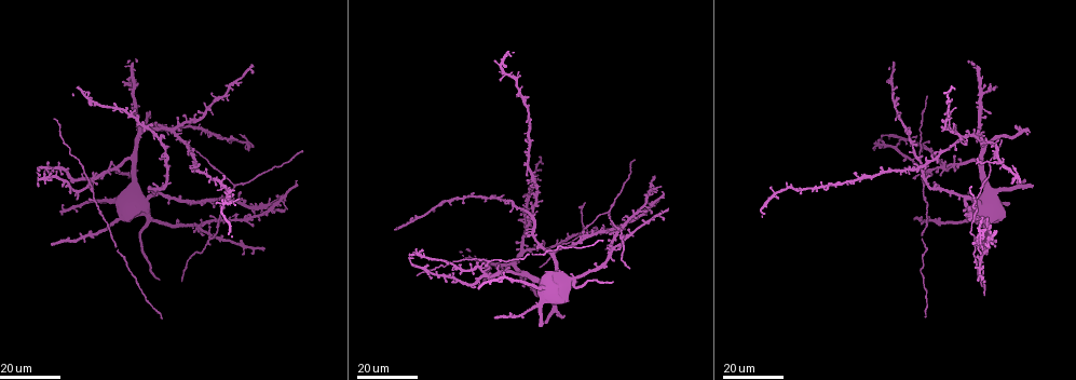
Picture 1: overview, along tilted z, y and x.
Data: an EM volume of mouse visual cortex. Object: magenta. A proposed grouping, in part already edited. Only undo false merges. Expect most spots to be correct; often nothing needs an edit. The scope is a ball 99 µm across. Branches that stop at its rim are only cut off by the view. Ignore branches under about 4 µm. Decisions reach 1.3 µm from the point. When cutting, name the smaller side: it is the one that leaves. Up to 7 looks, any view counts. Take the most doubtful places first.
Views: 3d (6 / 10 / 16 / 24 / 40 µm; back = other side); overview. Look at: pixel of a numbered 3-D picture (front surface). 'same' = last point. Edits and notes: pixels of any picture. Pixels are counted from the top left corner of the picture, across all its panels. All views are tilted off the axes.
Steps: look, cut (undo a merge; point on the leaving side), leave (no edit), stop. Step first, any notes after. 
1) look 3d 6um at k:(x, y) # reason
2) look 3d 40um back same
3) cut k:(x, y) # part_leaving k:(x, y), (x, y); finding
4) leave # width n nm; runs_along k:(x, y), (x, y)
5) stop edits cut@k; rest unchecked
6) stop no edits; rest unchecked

look 3d 24um at 1:(92, 184) # three-way junction

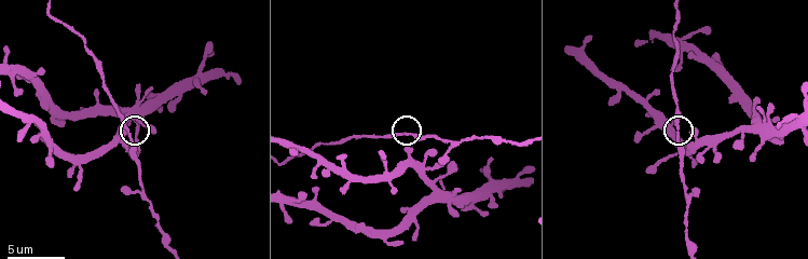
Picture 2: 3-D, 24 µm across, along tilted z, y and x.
look 3d 6um at 2:(127, 136)

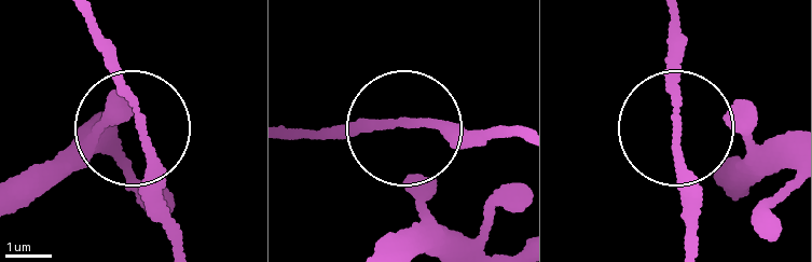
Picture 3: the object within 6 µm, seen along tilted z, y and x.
leave # arms 3; runs_along 3:(780, 138), (679, 123), (679, 21); continuous, no second neuron

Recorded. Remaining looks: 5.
look 3d 16um at 1:(232, 185) # arms part here

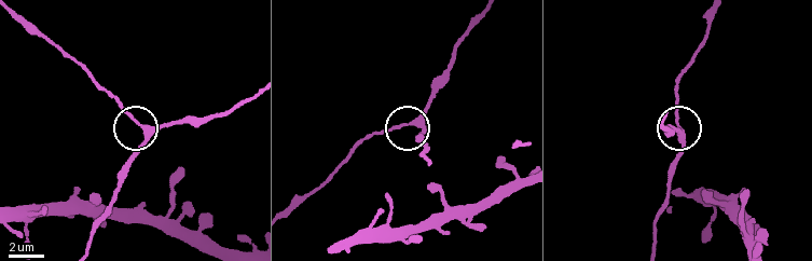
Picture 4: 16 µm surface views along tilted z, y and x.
look 3d 6um at 4:(416, 120)

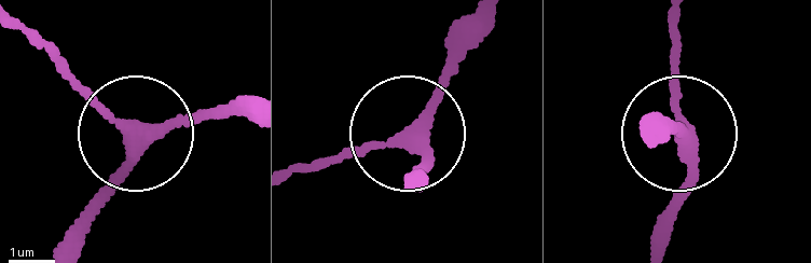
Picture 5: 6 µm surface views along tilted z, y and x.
leave # runs_along 5:(60, 246), (127, 139), (250, 110); all the same neuron

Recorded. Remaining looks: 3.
look 3d 16um at 1:(217, 136) # a fork

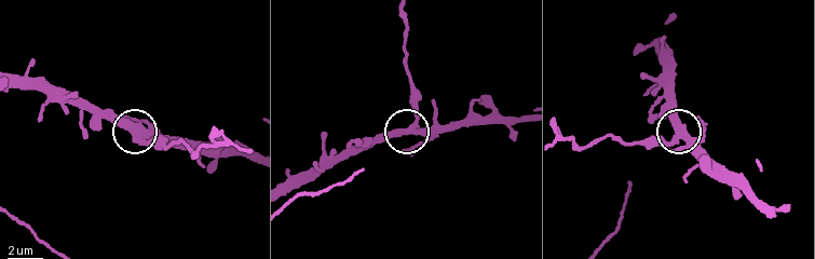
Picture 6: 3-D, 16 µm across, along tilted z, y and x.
look 3d 6um at 6:(678, 140)

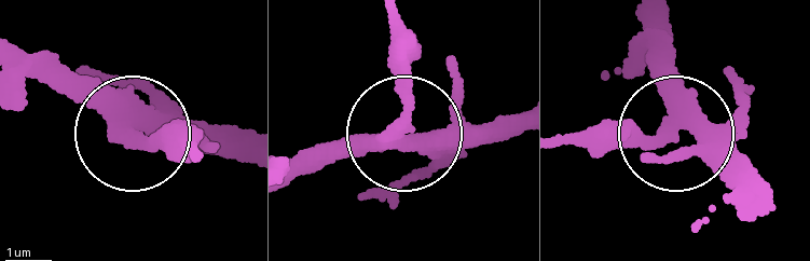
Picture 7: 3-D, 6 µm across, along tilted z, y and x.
cut 7:(165, 147) # width 340 nm; part_leaving 7:(121, 134), (197, 155); two neurons meet here

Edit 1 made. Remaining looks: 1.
look 3d 6um at 2:(432, 192) # looks like a crossing

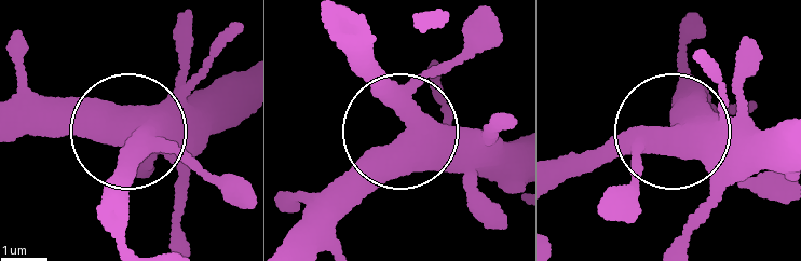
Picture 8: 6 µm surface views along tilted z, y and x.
leave # arms 4; all the same neuron

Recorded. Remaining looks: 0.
stop edits cut@7; rest unchecked

